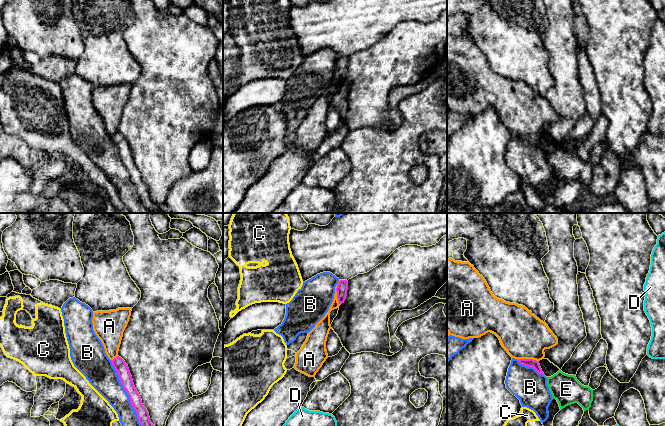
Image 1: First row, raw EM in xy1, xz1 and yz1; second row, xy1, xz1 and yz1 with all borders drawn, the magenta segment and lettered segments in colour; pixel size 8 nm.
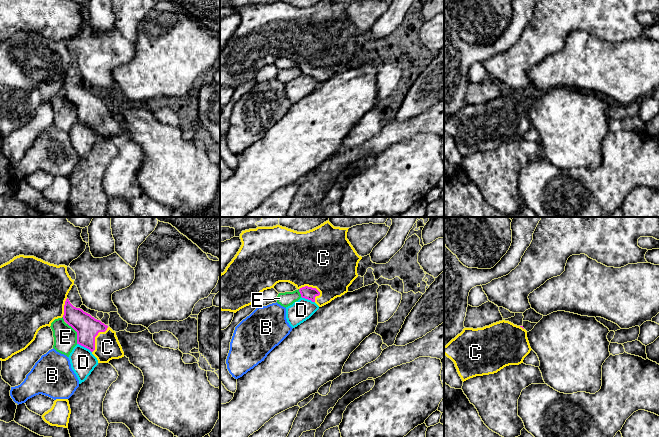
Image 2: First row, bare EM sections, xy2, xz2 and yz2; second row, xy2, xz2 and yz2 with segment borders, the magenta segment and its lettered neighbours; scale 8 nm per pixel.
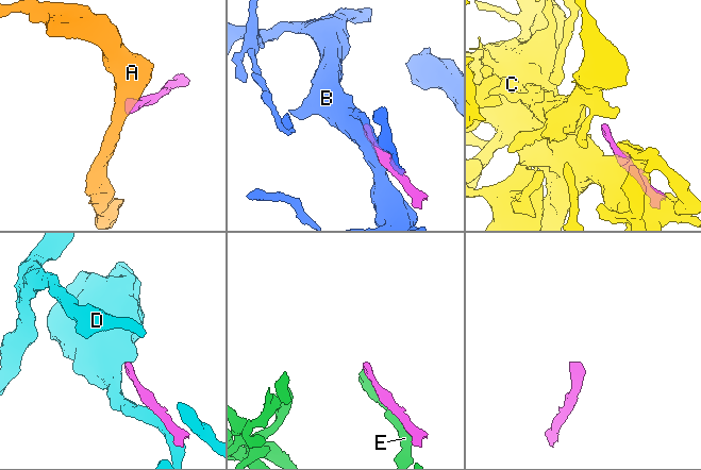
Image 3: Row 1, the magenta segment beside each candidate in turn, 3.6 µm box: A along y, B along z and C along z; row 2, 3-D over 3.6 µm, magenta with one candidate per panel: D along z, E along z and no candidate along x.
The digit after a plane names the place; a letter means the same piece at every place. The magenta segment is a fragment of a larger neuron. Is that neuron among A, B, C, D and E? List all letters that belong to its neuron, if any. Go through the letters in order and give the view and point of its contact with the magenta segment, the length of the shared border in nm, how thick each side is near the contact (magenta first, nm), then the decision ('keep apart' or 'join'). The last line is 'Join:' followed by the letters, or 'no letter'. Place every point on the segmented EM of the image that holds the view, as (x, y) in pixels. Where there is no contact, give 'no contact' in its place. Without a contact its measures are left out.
A: xz1 (337, 292) | 200 nm | 90/70 nm | keep apart
B: xy1 (127, 393) | 600 nm | 100/220 nm | keep apart
C: xz2 (310, 287) | 180 nm | 100/480 nm | join
D: xy2 (84, 346) | 140 nm | 190/200 nm | keep apart
E: xy2 (77, 333) | 190 nm | 190/190 nm | keep apart
Join: C

